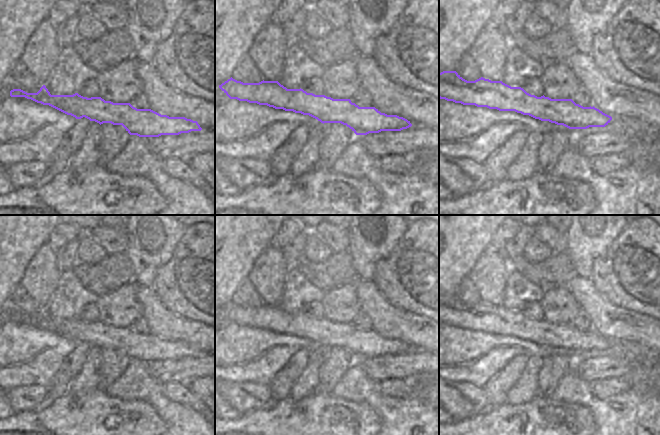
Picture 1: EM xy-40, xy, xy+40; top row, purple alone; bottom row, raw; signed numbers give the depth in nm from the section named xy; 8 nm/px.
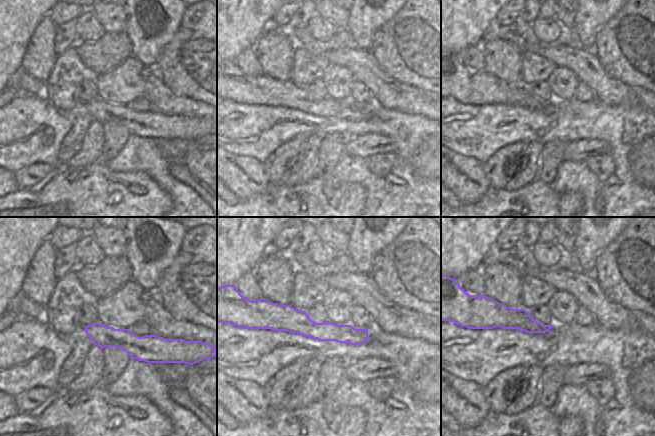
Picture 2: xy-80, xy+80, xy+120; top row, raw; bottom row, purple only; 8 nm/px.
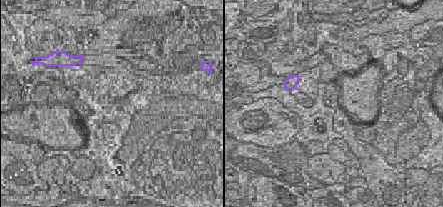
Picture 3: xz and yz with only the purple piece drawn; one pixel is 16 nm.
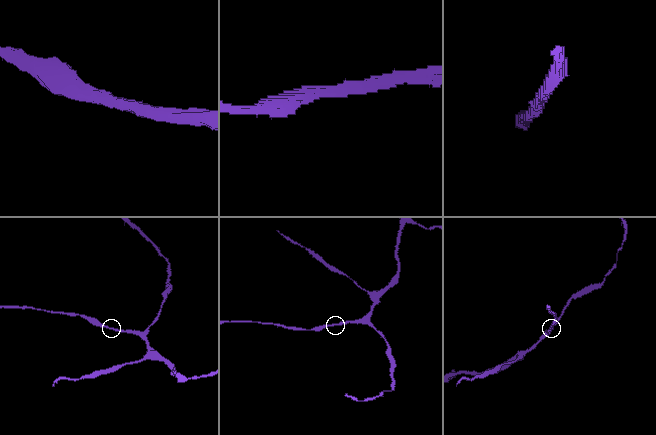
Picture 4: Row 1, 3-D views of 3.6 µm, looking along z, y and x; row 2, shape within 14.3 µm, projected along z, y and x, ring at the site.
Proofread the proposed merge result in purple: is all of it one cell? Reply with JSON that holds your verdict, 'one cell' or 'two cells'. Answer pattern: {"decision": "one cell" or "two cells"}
{"decision": "one cell"}

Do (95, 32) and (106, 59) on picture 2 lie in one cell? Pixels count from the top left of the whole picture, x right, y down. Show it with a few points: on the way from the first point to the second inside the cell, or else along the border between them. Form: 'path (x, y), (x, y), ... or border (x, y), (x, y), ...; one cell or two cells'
border (105, 32), (96, 40), (78, 41); two cells

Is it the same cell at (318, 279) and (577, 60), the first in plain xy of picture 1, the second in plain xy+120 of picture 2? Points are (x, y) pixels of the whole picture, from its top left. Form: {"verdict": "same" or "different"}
{"verdict": "different"}

